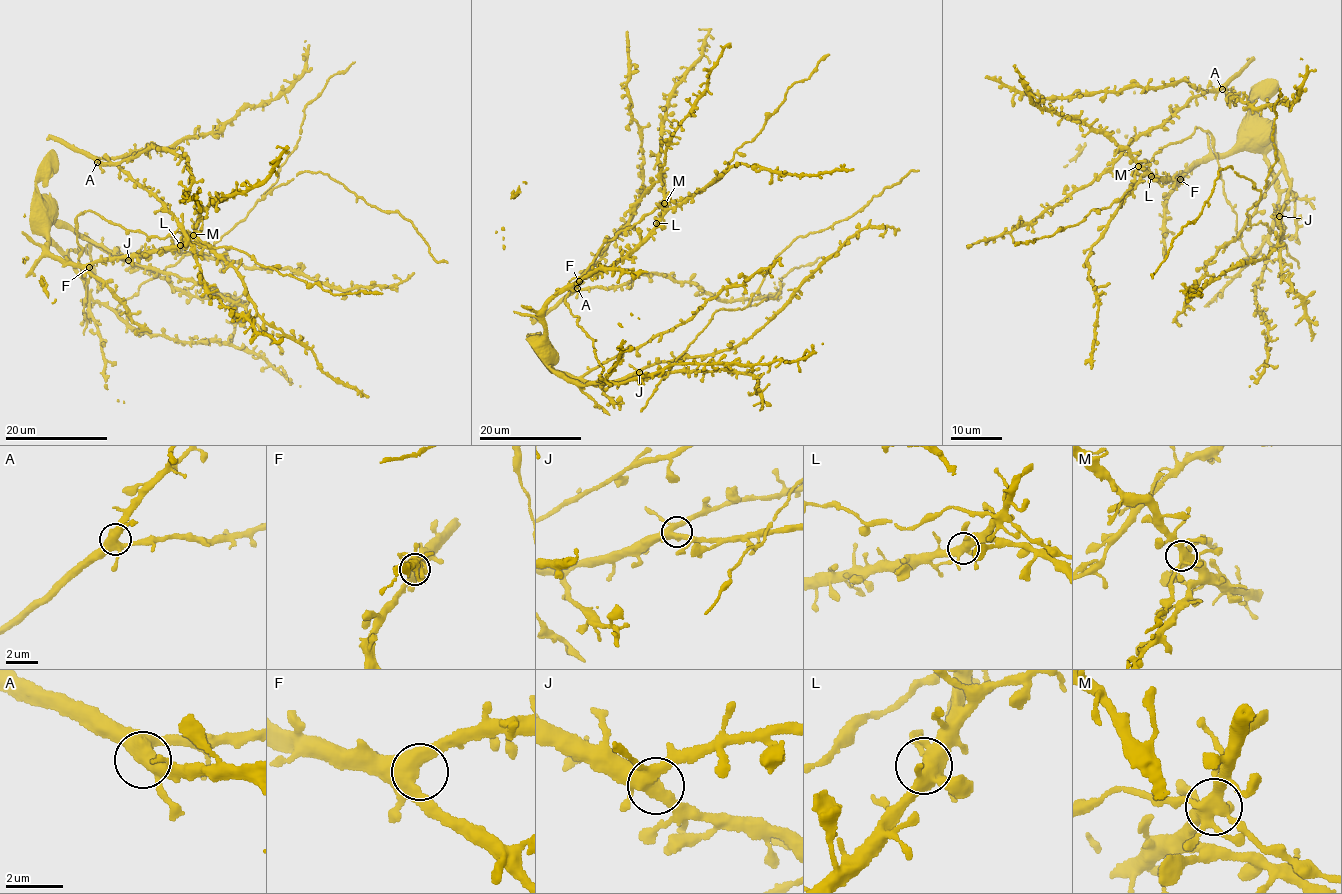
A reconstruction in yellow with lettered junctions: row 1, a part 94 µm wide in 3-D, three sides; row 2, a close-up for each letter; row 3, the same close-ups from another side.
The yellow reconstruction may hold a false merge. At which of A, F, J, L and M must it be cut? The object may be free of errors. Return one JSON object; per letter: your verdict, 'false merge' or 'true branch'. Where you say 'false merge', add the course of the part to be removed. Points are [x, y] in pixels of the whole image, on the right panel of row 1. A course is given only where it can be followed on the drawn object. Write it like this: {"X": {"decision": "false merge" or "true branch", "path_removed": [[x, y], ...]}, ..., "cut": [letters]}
{"A": {"decision": "true branch"}, "F": {"decision": "true branch"}, "J": {"decision": "true branch"}, "L": {"decision": "true branch"}, "M": {"decision": "true branch"}, "cut": []}

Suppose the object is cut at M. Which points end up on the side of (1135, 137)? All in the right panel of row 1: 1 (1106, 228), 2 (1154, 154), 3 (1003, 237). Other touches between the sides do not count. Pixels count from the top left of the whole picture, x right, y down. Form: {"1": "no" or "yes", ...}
{"1": "yes", "2": "no", "3": "yes"}

